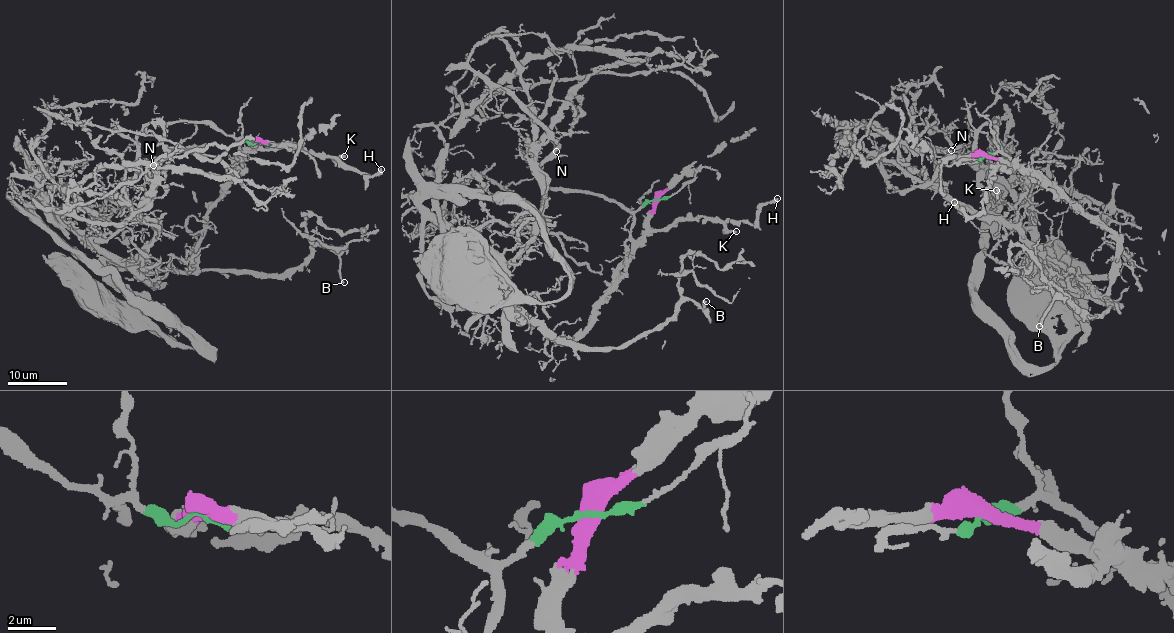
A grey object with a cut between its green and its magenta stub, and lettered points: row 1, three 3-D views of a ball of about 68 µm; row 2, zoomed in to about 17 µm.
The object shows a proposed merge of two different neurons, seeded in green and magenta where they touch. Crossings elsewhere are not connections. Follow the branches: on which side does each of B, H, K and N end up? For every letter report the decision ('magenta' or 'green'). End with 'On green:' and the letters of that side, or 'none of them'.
B: magenta
H: magenta
K: magenta
N: green
On green: N

